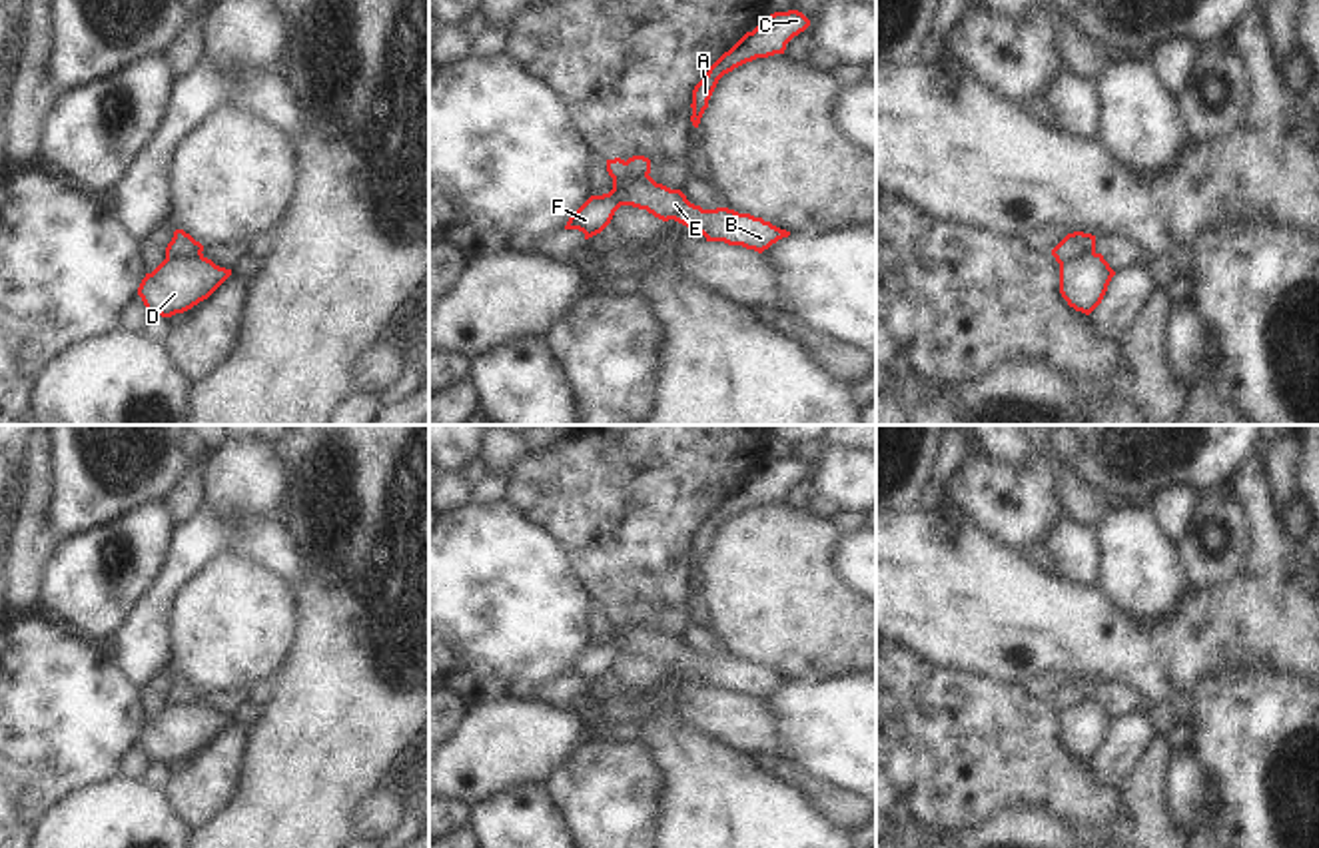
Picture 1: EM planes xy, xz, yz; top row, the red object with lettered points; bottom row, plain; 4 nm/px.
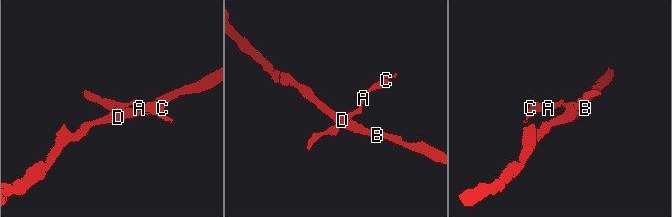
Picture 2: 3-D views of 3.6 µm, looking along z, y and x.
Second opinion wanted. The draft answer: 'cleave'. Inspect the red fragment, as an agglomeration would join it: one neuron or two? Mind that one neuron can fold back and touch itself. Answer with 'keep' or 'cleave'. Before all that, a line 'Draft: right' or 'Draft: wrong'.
Draft: right
cleave

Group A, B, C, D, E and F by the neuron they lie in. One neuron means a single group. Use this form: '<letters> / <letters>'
A C F / B D E

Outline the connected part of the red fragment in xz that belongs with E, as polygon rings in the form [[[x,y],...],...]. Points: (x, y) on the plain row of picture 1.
[[[621,605],[607,607],[607,619],[613,625],[613,633],[619,635],[621,652],[647,656],[662,668],[674,666],[694,674],[706,688],[724,688],[762,700],[790,682],[790,678],[750,660],[738,660],[728,654],[702,656],[690,650],[680,636],[657,631],[651,623],[633,625]]]

